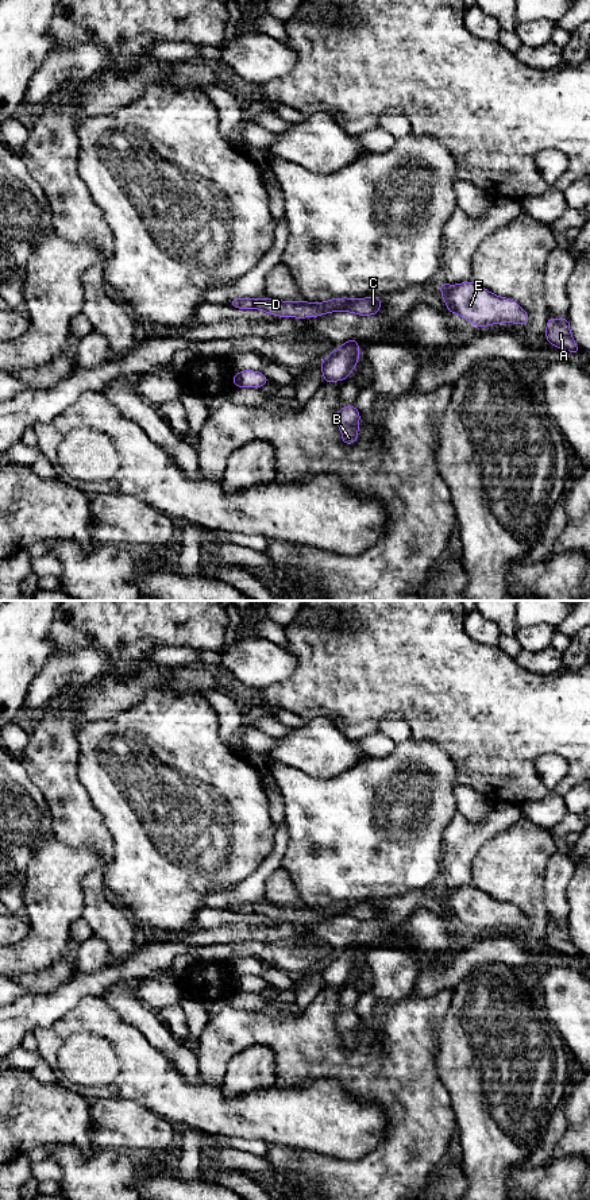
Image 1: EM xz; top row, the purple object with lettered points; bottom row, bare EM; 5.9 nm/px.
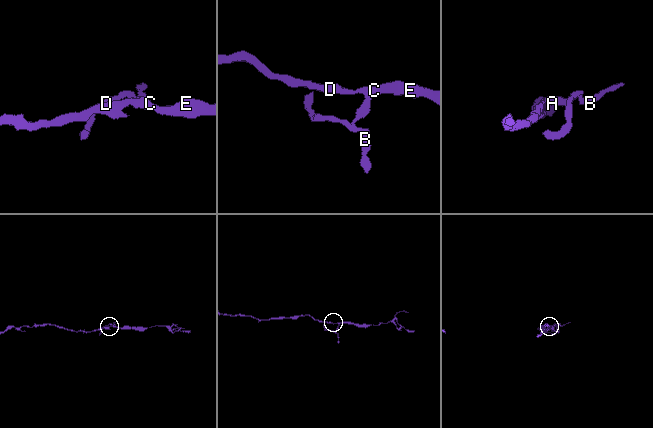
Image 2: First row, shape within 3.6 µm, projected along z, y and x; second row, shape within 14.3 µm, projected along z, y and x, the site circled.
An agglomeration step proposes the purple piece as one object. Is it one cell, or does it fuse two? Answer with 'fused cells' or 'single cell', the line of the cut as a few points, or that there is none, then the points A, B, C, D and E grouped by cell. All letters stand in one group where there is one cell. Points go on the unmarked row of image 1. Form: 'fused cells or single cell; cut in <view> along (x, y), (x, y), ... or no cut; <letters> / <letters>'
single cell; no cut; A B C D E

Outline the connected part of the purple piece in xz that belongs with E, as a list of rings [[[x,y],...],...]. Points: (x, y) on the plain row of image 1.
[[[471,885],[448,890],[440,887],[441,903],[448,917],[456,918],[475,931],[514,927],[524,930],[529,919],[512,903],[500,902]]]

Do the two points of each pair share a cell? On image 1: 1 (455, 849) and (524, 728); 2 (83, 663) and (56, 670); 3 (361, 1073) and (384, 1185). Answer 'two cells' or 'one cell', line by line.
1: two cells
2: one cell
3: one cell

